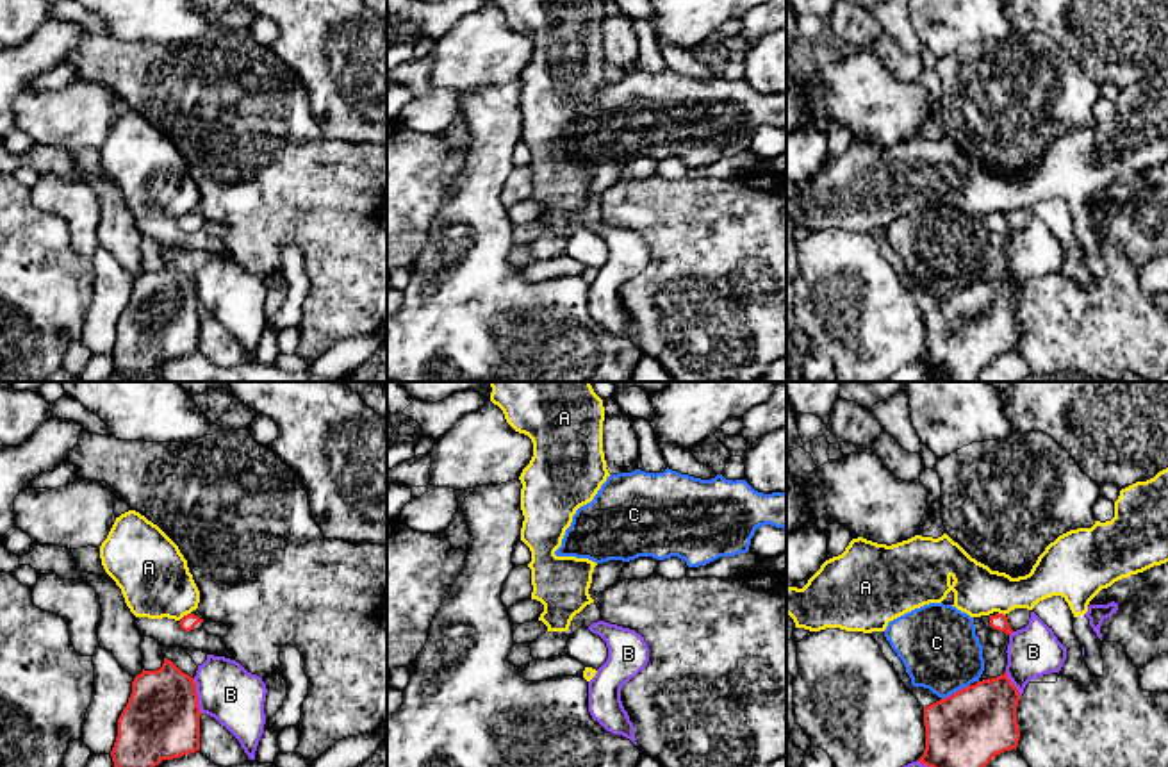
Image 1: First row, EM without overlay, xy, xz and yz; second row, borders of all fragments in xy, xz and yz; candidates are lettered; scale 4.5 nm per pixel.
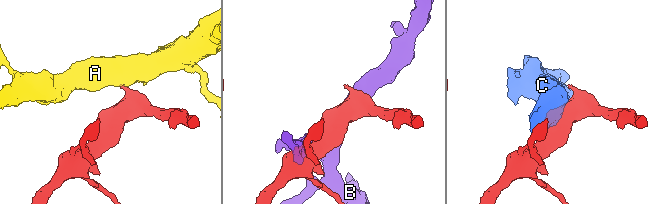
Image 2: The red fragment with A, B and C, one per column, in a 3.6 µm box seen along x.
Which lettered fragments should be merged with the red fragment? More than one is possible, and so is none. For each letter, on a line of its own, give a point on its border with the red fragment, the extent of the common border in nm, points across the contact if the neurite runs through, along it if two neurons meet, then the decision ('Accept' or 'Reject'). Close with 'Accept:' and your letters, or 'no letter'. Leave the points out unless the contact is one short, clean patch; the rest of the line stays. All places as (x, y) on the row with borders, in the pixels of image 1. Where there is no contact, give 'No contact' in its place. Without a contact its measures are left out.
A: Touches red at xy (184, 616). Shared border 50 nm. Reject
B: Touches red at xy (197, 696). Shared border 170 nm. Reject
C: Touches red at yz (954, 692). Shared border 150 nm. Reject
Accept: no letter

